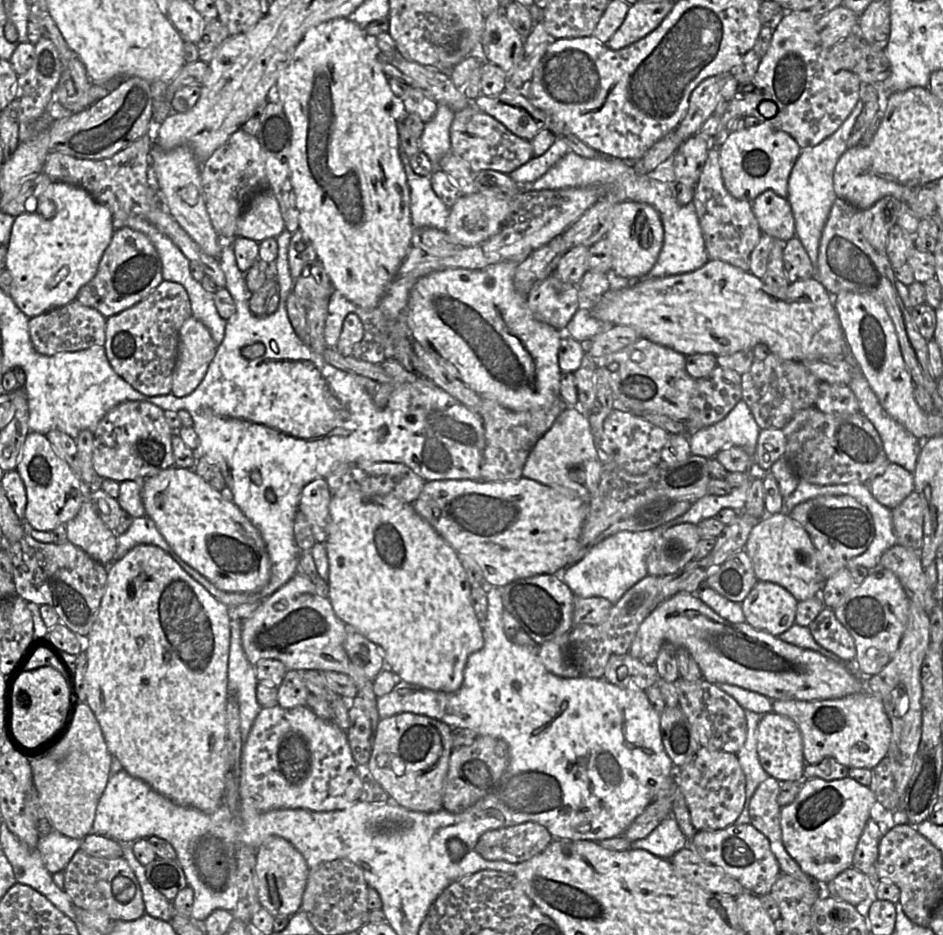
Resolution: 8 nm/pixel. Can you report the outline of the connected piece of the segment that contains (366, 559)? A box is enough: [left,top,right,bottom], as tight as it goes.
[324,491,484,691]

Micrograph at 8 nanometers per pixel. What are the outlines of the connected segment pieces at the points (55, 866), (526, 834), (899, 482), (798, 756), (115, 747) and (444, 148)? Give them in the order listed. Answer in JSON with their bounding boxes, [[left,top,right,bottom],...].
[[37,830,82,874],[476,822,553,864],[866,462,914,510],[757,712,806,782],[83,544,230,814],[419,104,455,170]]

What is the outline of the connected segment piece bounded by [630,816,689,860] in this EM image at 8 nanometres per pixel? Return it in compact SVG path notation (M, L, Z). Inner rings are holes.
M669 816L647 837L633 841L630 849L643 849L659 858L670 860L688 843L689 840L682 833L676 819Z

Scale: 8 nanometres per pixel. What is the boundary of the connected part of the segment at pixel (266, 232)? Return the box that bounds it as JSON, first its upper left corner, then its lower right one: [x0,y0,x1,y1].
[236,189,285,242]

